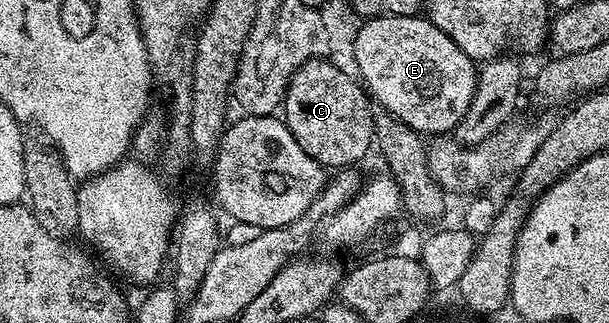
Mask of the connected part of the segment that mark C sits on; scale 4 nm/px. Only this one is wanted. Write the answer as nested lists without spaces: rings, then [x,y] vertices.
[[[315,59],[301,65],[286,88],[284,120],[290,134],[309,157],[334,171],[357,166],[375,144],[371,98],[351,77],[330,59]]]

